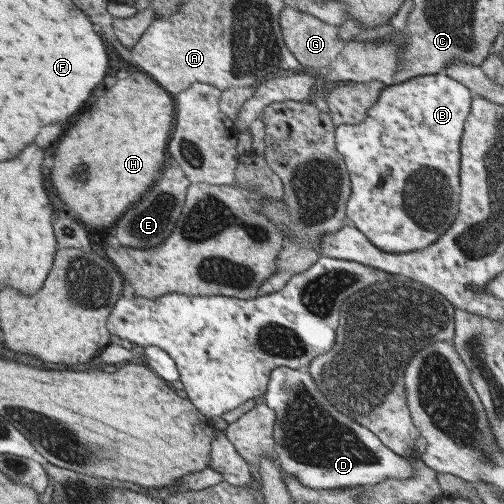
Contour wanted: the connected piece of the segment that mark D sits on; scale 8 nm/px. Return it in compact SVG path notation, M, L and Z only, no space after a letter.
M276 368L272 372L268 391L264 394L262 401L276 412L276 428L274 428L276 438L274 439L277 441L277 462L281 464L283 477L291 474L304 485L316 489L338 489L339 487L363 487L377 484L388 478L403 480L414 474L408 458L394 453L370 429L357 424L350 416L340 411L318 387L309 369Z

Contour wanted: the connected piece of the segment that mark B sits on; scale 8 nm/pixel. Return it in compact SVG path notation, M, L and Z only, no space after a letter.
M420 75L408 79L397 85L385 86L379 94L374 106L369 108L363 121L352 125L339 125L337 127L337 150L346 160L349 172L352 176L352 195L348 202L348 219L353 223L356 229L360 229L373 246L381 249L383 252L411 252L430 246L444 234L457 217L457 206L460 202L460 156L459 141L463 135L463 123L469 115L469 103L471 103L471 92L461 85L459 81L452 80L452 77L435 75Z

